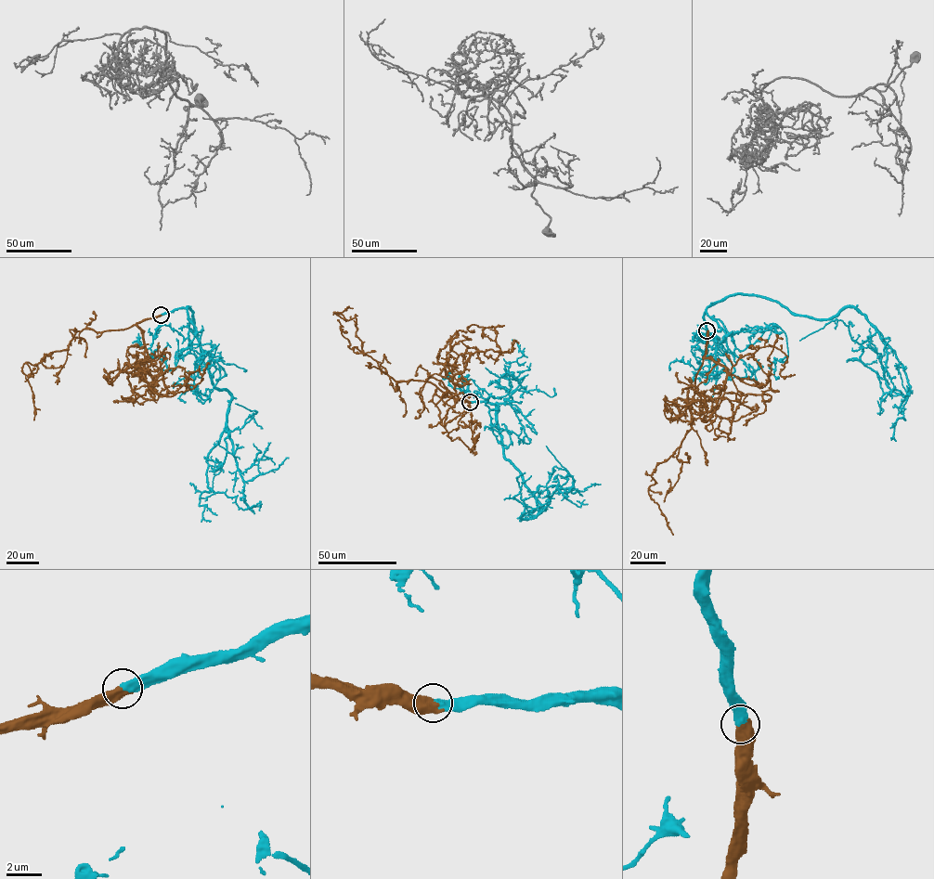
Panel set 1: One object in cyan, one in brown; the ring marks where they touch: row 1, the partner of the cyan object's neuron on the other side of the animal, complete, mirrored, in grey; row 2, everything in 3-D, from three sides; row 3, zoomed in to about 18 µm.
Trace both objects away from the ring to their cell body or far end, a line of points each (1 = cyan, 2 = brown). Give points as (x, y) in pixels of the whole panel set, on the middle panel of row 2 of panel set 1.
1: (470, 402), (495, 406), (503, 458), (538, 512), (557, 486), (573, 486), (566, 471), (551, 473)
2: (470, 402), (446, 393), (457, 401), (470, 354), (455, 361), (460, 385), (433, 362)

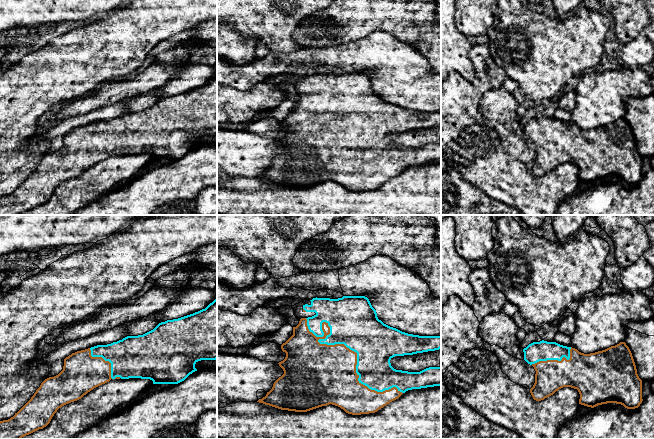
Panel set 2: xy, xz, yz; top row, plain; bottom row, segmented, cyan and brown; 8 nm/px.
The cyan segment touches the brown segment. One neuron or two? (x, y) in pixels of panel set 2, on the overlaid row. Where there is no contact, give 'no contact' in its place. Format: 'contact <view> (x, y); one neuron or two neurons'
contact xz (357, 357); one neuron

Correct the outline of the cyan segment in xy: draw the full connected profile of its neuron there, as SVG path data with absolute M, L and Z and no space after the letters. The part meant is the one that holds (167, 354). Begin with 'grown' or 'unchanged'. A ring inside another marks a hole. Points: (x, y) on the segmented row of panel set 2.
grown; M217 298L205 309L193 314L159 323L153 330L138 336L127 336L107 345L97 345L72 353L64 359L63 370L45 379L31 399L8 420L0 421L0 439L21 439L46 427L62 406L81 399L94 388L111 379L150 379L153 384L178 384L197 371L195 364L201 360L217 359Z

